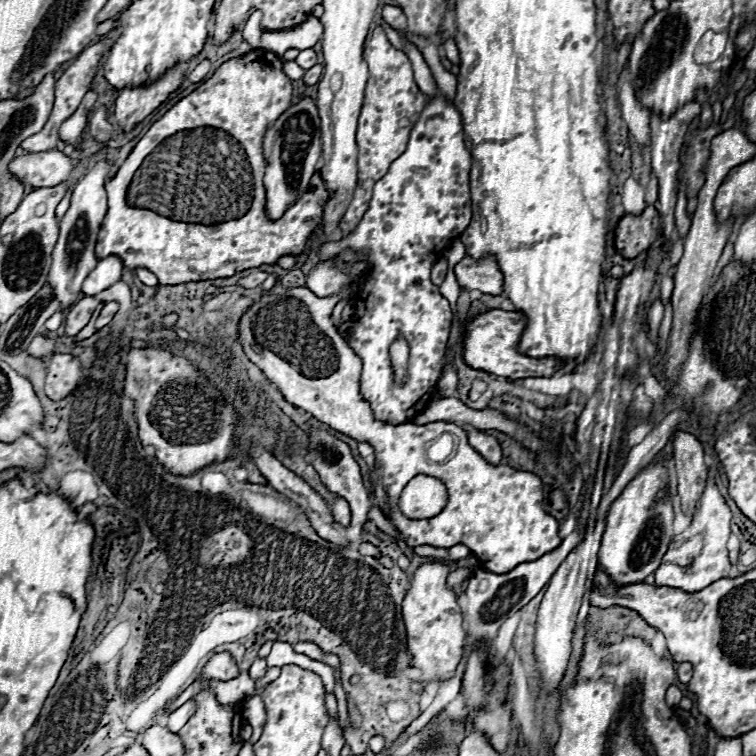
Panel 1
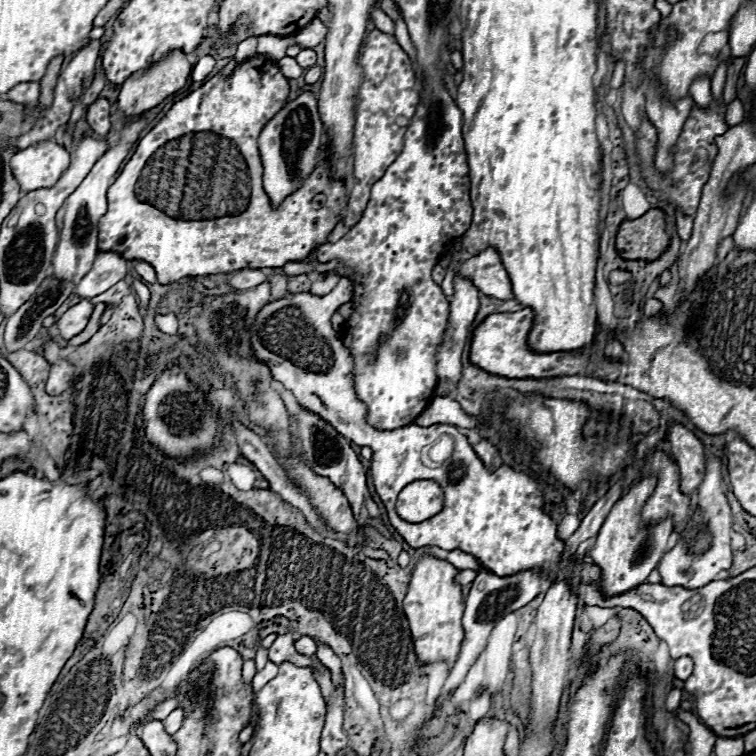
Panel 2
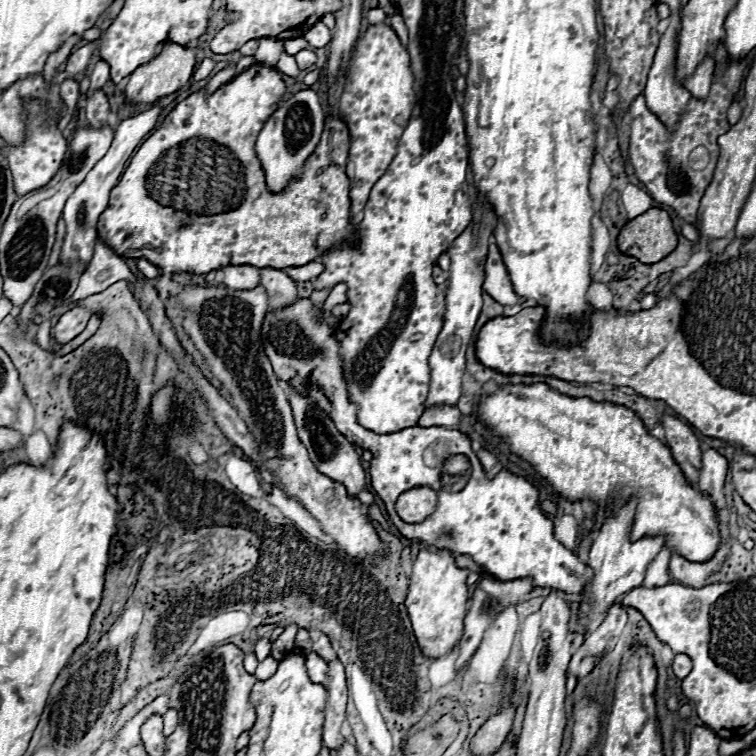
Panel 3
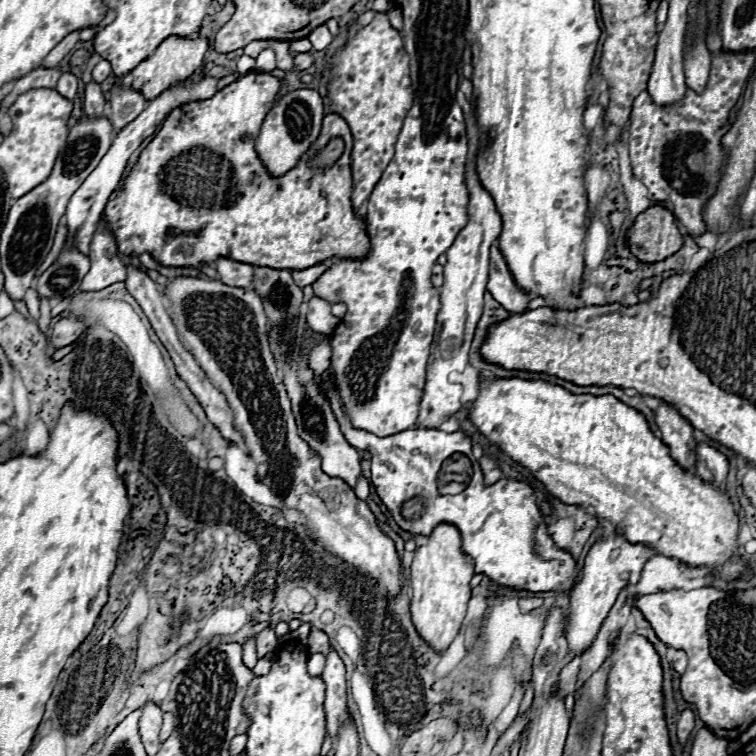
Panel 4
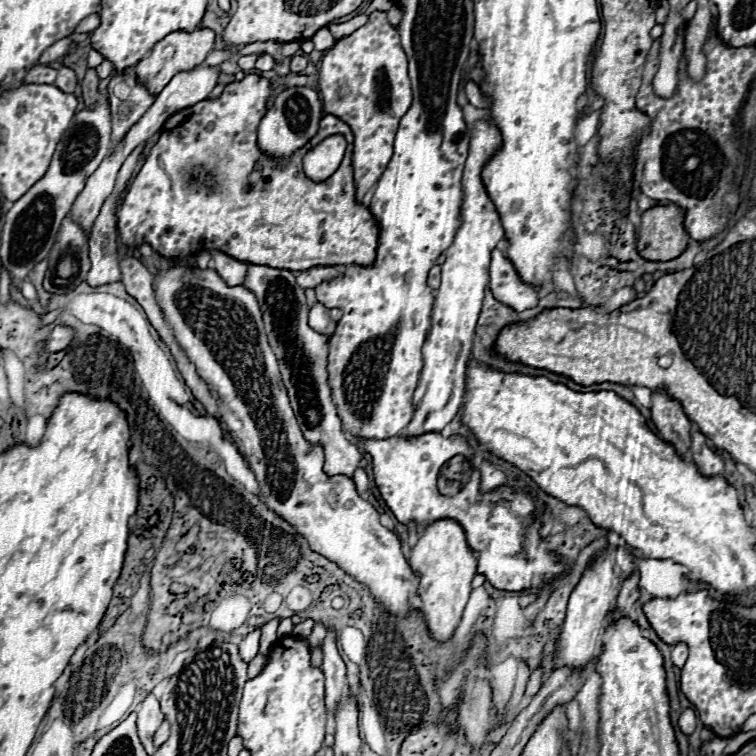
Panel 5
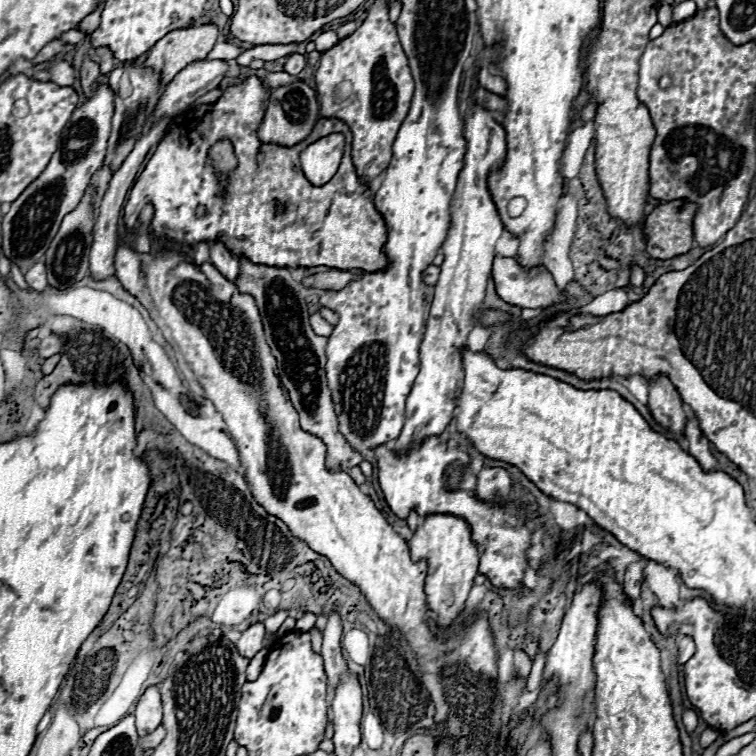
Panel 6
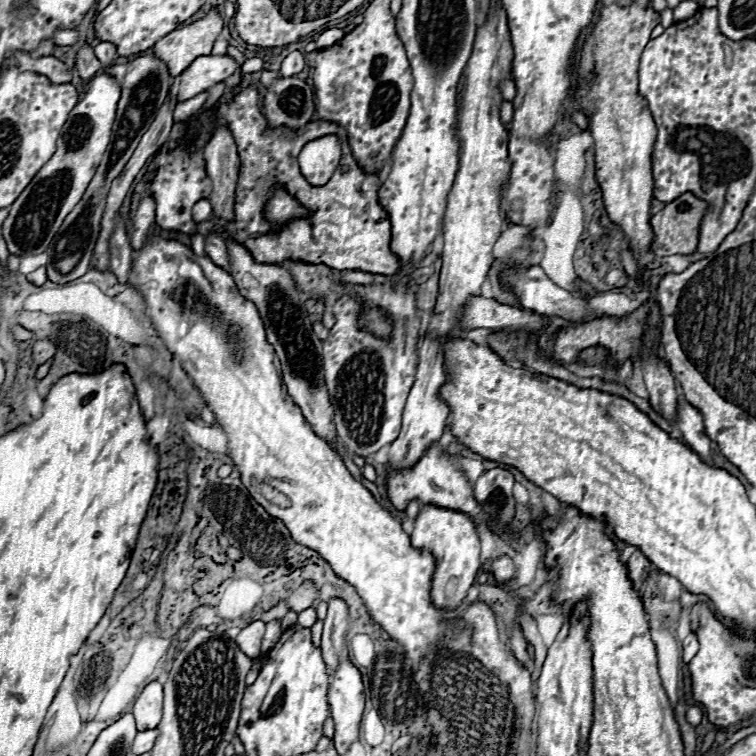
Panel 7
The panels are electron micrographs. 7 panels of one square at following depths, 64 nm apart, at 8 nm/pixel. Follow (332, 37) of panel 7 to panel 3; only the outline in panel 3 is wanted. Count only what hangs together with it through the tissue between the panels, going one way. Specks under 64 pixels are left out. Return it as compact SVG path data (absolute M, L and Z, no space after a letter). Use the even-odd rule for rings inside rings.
M316 22L310 30L302 34L302 38L310 44L310 48L324 48L332 36L330 36L330 30L322 22Z

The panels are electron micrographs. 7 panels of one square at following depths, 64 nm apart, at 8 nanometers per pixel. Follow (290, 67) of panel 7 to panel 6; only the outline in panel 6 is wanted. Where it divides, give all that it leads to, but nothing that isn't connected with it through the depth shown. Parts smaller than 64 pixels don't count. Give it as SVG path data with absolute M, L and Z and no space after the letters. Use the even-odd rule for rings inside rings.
M290 54L290 58L284 64L284 72L298 74L298 72L304 70L304 66L306 66L306 58L302 54Z

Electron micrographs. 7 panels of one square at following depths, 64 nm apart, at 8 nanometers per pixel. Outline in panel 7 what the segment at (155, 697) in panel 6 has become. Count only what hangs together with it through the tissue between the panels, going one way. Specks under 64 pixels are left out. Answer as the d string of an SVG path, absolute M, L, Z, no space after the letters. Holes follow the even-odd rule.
M150 682L138 700L134 702L132 714L136 718L138 730L152 730L160 724L162 718L162 684L160 682Z

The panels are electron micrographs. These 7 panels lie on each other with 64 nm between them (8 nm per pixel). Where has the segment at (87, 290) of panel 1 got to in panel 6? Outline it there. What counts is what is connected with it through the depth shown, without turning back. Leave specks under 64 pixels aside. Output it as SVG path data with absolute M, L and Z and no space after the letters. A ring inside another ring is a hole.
M164 118L156 124L156 128L152 128L152 132L148 132L146 136L142 136L134 150L128 154L128 158L122 162L122 166L114 172L114 178L110 182L110 188L108 192L104 194L104 200L100 204L100 214L96 218L96 224L94 224L94 240L92 240L92 250L90 250L90 276L94 280L106 280L110 276L116 276L116 270L114 270L114 256L116 256L116 244L118 244L118 220L120 220L120 208L124 204L124 198L126 198L126 192L130 190L136 174L138 174L138 168L140 164L144 162L144 156L148 154L148 150L152 146L156 146L162 138L164 138L164 132L168 128L172 118Z

